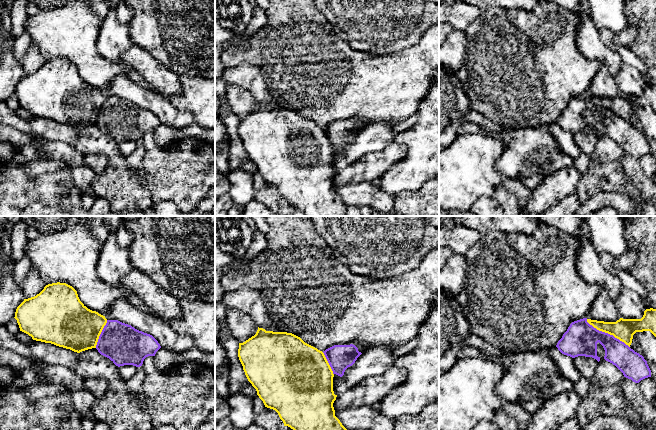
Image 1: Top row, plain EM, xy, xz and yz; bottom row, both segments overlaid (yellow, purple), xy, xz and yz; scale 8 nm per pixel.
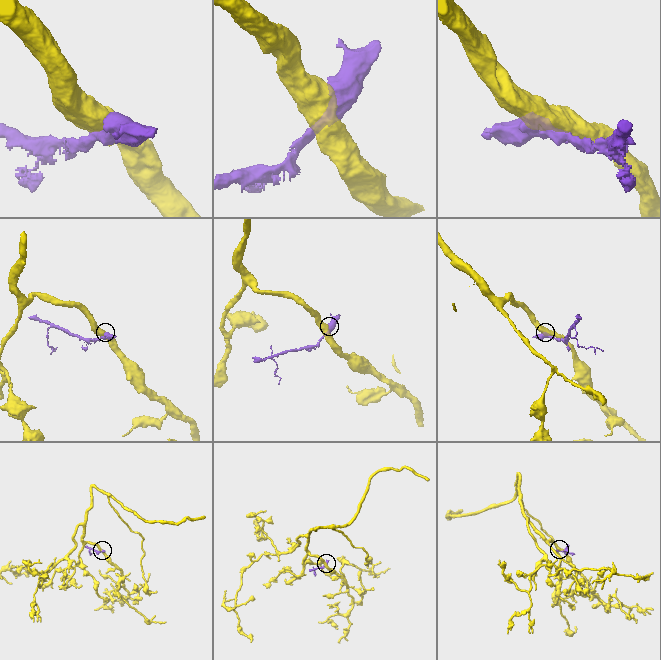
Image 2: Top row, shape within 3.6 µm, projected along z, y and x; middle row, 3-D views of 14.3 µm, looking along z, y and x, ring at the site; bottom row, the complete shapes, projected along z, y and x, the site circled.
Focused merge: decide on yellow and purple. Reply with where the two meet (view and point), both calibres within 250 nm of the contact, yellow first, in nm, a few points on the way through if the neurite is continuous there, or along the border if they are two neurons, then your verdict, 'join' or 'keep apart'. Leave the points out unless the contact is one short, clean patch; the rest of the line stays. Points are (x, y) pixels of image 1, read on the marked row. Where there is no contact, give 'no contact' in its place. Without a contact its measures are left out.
yz (607, 332) | 180/260 nm | keep apart

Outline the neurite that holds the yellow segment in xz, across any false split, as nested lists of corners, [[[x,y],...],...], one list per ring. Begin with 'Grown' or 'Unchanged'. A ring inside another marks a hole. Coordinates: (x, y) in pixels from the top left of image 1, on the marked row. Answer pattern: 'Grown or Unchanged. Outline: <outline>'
Unchanged. Outline: [[[258,327],[254,336],[239,343],[238,357],[265,407],[275,410],[284,426],[293,430],[347,430],[335,416],[334,374],[322,351],[292,333]]]

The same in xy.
Unchanged. Outline: [[[52,283],[34,297],[24,299],[17,307],[15,317],[20,331],[33,340],[51,343],[80,353],[96,348],[99,336],[107,323],[105,316],[88,309],[79,299],[77,291],[66,283]]]

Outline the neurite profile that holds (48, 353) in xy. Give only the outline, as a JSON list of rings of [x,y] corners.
[[[33,340],[27,346],[37,360],[50,365],[61,365],[71,369],[79,358],[79,353],[51,343]]]

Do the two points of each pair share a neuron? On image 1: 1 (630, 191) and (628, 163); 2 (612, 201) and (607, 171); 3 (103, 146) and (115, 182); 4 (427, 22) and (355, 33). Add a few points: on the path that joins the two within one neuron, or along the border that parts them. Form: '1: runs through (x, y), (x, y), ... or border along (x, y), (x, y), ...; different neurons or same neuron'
1: border along (618, 161), (625, 178), (638, 191), (643, 201); different neurons
2: border along (588, 199), (600, 192), (622, 192), (632, 201); different neurons
3: runs through (112, 155), (117, 161), (118, 173); same neuron
4: runs through (409, 26), (373, 26); same neuron

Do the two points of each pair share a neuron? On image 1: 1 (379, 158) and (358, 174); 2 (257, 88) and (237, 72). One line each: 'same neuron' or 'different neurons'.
1: same neuron
2: same neuron

